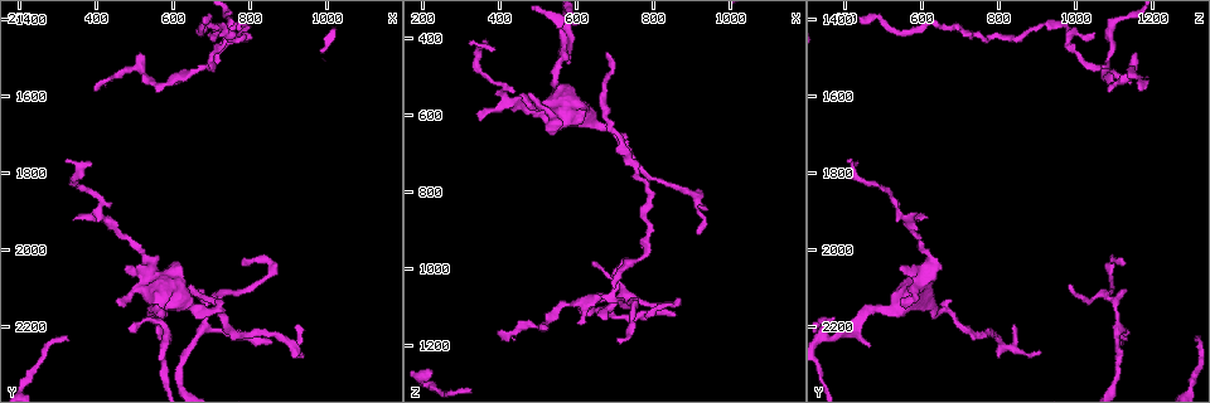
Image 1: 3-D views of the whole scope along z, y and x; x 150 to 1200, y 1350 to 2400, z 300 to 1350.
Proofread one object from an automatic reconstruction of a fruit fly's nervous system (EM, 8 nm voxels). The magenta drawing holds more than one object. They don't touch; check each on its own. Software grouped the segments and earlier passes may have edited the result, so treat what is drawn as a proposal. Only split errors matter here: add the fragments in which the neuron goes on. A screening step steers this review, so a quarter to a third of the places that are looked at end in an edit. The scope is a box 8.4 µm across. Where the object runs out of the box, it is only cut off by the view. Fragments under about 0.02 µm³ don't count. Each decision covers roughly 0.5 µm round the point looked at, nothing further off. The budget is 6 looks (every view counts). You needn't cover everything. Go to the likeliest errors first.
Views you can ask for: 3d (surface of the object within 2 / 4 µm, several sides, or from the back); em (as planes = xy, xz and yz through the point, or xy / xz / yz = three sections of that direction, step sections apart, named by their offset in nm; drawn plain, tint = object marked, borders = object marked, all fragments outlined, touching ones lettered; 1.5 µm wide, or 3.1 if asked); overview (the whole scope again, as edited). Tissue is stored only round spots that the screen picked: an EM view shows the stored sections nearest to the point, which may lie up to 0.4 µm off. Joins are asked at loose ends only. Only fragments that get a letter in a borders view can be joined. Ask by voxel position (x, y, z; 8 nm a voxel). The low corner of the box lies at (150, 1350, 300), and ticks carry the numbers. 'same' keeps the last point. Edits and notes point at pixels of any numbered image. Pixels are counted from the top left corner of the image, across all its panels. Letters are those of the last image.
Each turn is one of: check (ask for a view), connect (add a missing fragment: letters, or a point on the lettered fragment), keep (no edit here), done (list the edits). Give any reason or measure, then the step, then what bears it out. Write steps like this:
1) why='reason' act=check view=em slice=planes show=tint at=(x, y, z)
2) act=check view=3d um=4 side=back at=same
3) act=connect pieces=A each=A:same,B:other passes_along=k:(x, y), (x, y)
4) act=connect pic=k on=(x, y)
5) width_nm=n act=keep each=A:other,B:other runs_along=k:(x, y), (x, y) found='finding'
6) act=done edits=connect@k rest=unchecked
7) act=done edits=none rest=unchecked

why='thin end' act=check view=3d um=4 at=(315, 1770, 415)

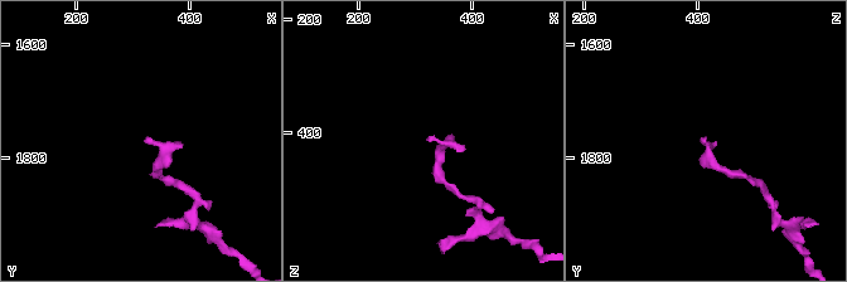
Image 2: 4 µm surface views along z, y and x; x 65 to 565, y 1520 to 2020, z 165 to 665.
why='now the EM' act=check view=em slice=yz step=4 show=borders at=(325, 1765, 410)

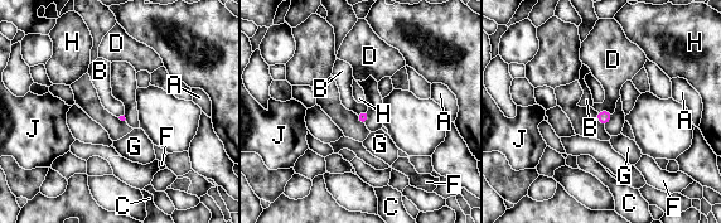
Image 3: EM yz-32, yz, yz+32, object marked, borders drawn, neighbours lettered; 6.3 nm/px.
act=check view=em slice=planes show=borders at=same

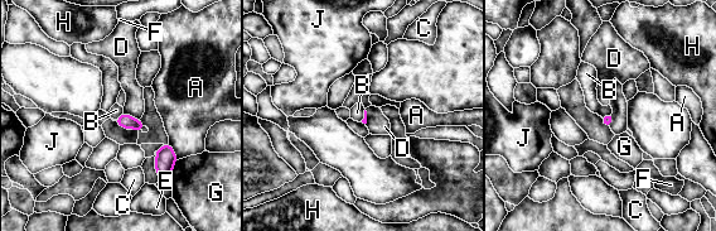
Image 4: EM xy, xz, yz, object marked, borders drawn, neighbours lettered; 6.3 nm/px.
act=keep each=A:other,B:other,C:other,D:other,E:other,F:other,G:other,H:other,J:other border=4:(612, 111), (600, 116) found='no lettered fragment goes on from it'

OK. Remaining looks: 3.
why='branch stops here' act=check view=em slice=planes show=borders at=(405, 1595, 1165)

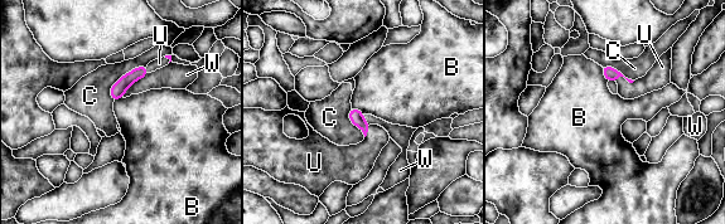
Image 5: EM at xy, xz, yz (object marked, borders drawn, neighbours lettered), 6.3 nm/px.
longest_contact=C:320nm act=connect pieces=U each=B:other,C:other,U:same,W:other found='it goes on there'

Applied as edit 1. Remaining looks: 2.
act=done edits=connect@5 rest=unchecked

